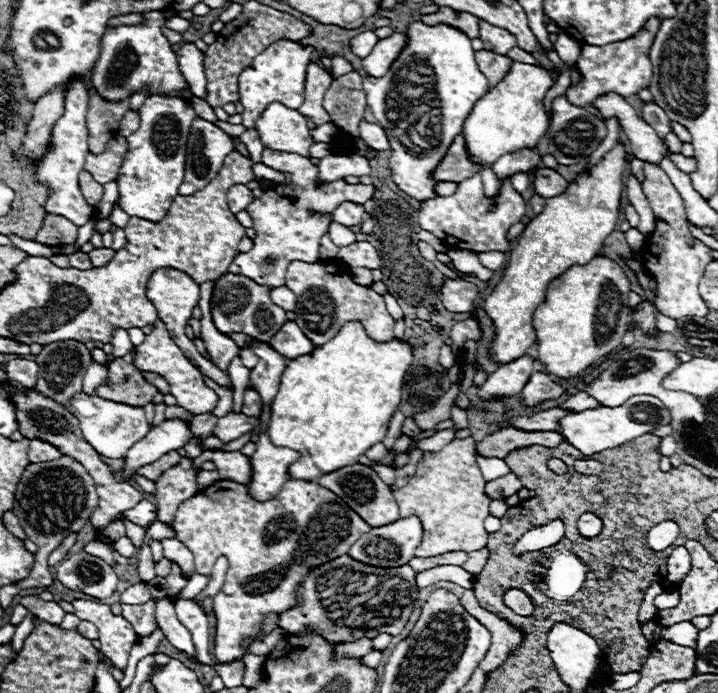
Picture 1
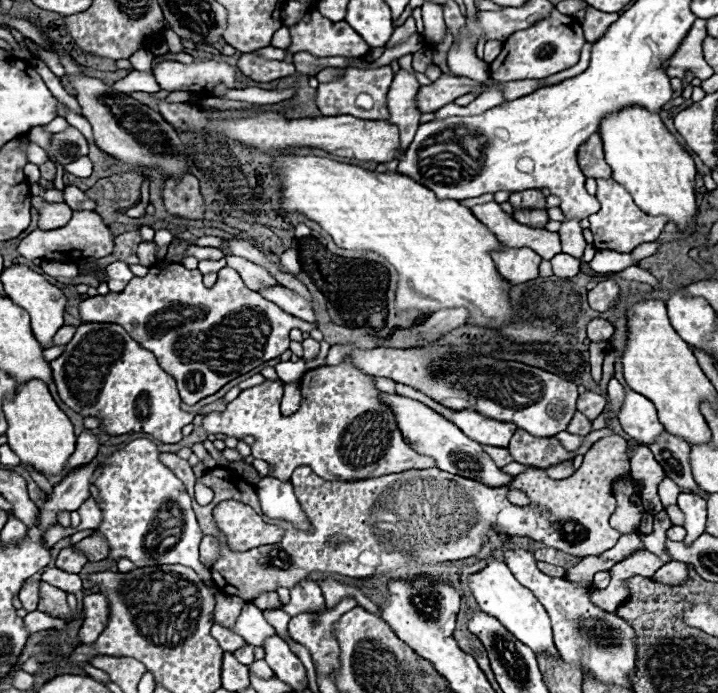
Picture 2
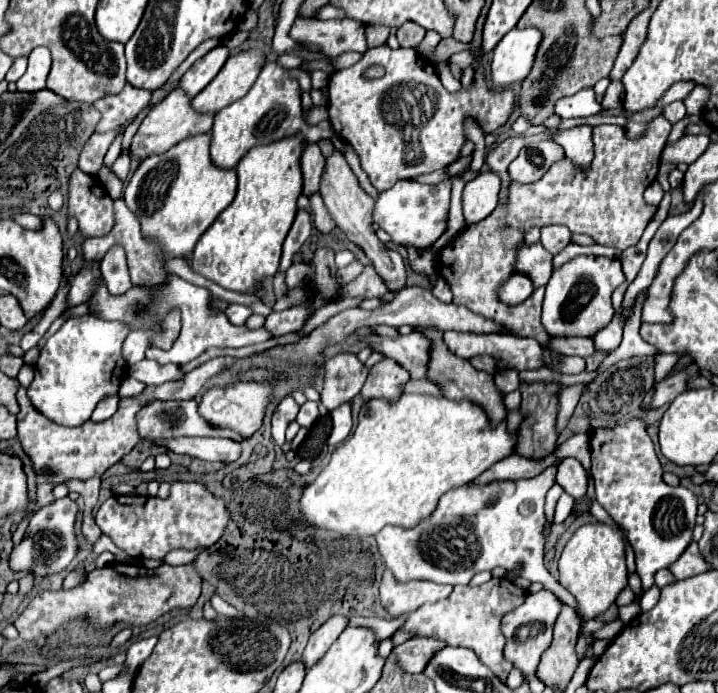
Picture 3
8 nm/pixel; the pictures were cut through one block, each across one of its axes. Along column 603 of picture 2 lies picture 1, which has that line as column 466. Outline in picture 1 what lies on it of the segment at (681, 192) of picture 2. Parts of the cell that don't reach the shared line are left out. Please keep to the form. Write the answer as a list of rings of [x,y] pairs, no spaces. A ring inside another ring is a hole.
[[[512,62],[510,72],[504,76],[504,80],[498,86],[490,88],[488,96],[484,96],[484,100],[478,100],[472,116],[468,116],[464,138],[472,158],[476,162],[492,164],[502,154],[536,146],[550,126],[550,116],[544,108],[544,96],[552,88],[552,84],[554,80],[548,70],[532,64]]]

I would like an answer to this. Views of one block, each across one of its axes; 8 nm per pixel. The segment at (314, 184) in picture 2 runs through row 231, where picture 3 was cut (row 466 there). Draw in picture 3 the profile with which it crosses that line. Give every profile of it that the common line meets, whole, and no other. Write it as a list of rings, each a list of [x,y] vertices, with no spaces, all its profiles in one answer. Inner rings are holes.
[[[404,394],[404,396],[400,396],[400,400],[396,404],[388,404],[386,400],[370,400],[370,402],[366,402],[362,406],[360,418],[358,418],[358,426],[352,432],[352,436],[348,436],[348,440],[344,440],[344,444],[340,444],[332,452],[332,458],[330,458],[328,466],[318,474],[318,478],[314,482],[306,484],[300,490],[302,492],[300,502],[298,502],[300,522],[304,524],[304,528],[328,530],[328,532],[336,532],[340,536],[374,536],[388,524],[400,526],[400,528],[414,528],[416,524],[426,520],[436,510],[440,498],[448,490],[454,490],[454,488],[460,488],[460,486],[472,482],[476,476],[480,476],[480,472],[490,468],[496,460],[502,460],[504,456],[512,454],[514,442],[516,442],[516,434],[508,434],[506,422],[502,422],[502,424],[492,428],[490,422],[488,422],[488,416],[484,414],[484,410],[480,406],[472,404],[472,402],[454,402],[454,400],[448,400],[448,398],[436,398],[436,396],[428,396],[428,394]]]

